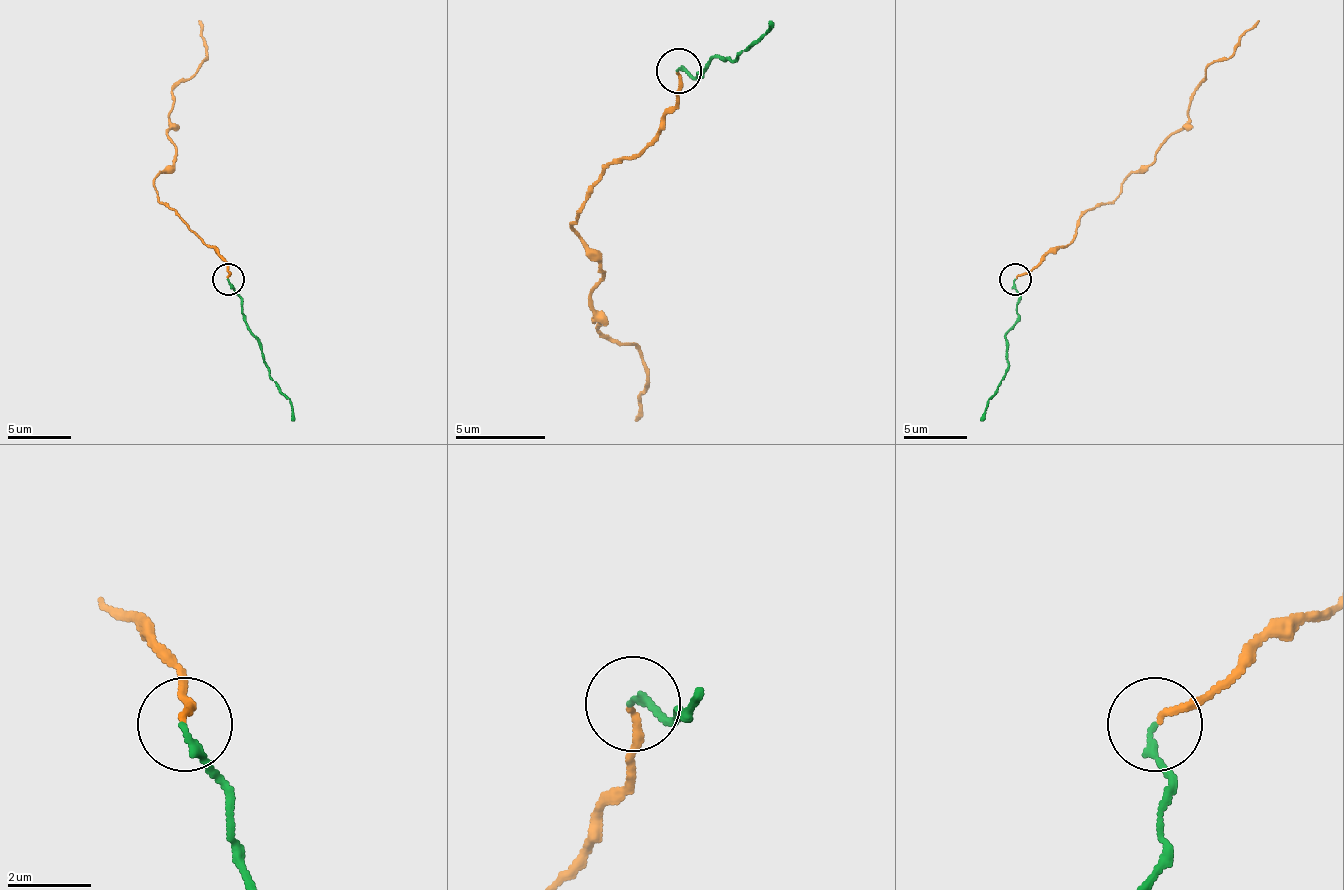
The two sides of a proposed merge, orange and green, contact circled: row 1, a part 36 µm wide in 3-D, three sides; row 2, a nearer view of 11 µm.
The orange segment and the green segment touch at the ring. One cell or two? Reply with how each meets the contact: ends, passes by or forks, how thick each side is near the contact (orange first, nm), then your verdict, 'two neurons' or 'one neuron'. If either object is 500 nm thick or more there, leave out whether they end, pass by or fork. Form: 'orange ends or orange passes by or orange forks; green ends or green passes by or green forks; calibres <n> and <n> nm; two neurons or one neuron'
orange ends; green ends; calibres 160 and 170 nm; one neuron

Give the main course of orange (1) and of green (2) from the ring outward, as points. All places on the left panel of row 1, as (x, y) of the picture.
1: (229, 278), (229, 265), (153, 190), (175, 158), (166, 136), (172, 92), (207, 51), (198, 20)
2: (229, 278), (242, 297), (242, 319), (254, 335), (267, 369), (292, 407), (292, 420)

